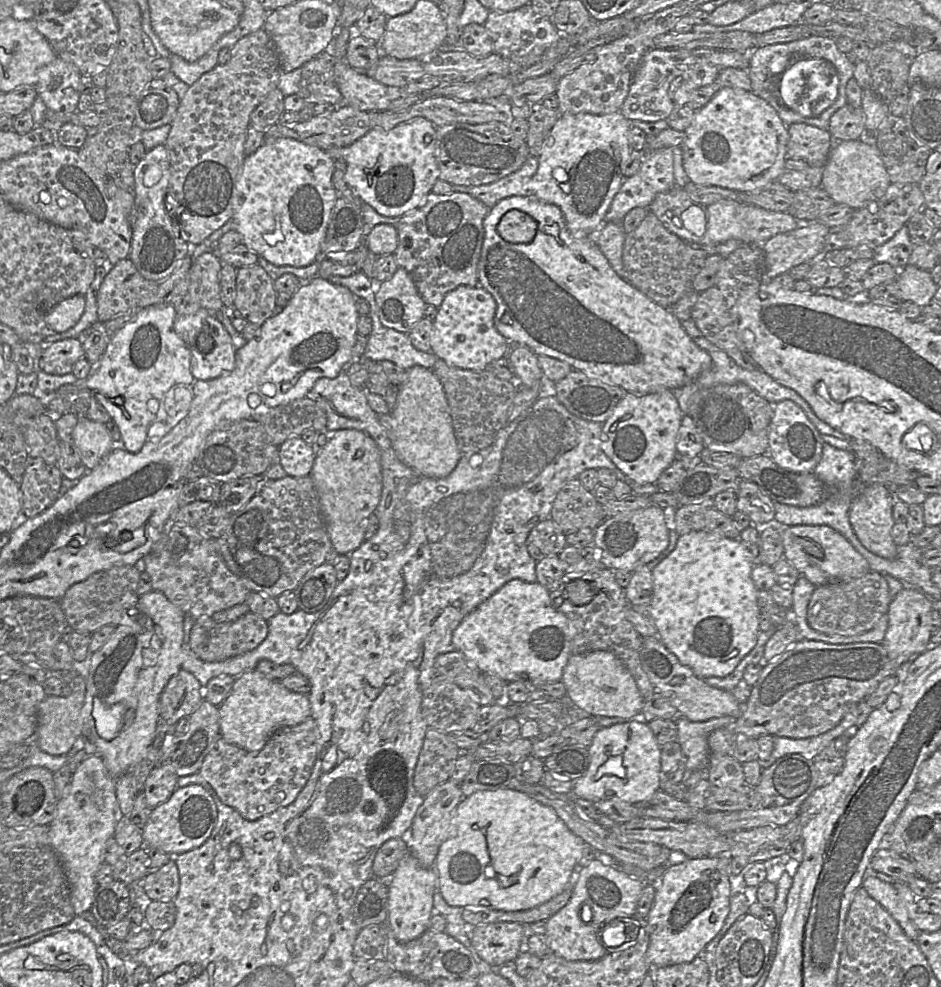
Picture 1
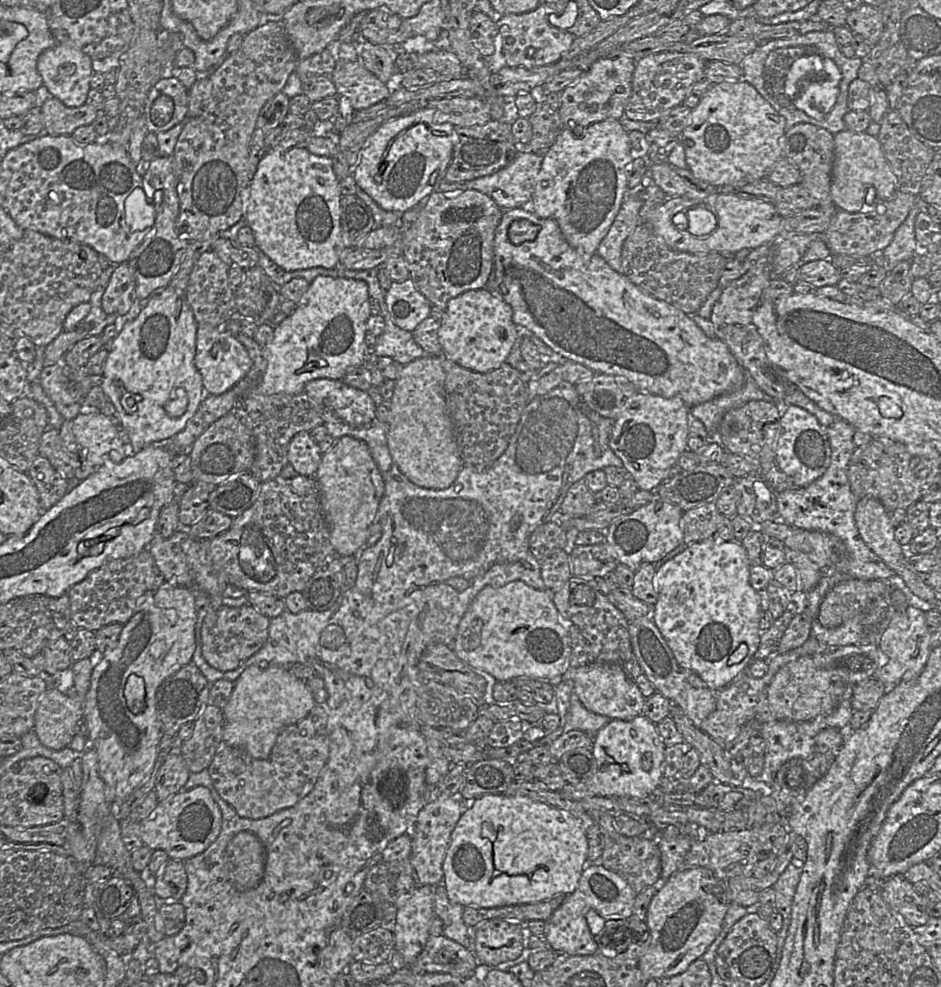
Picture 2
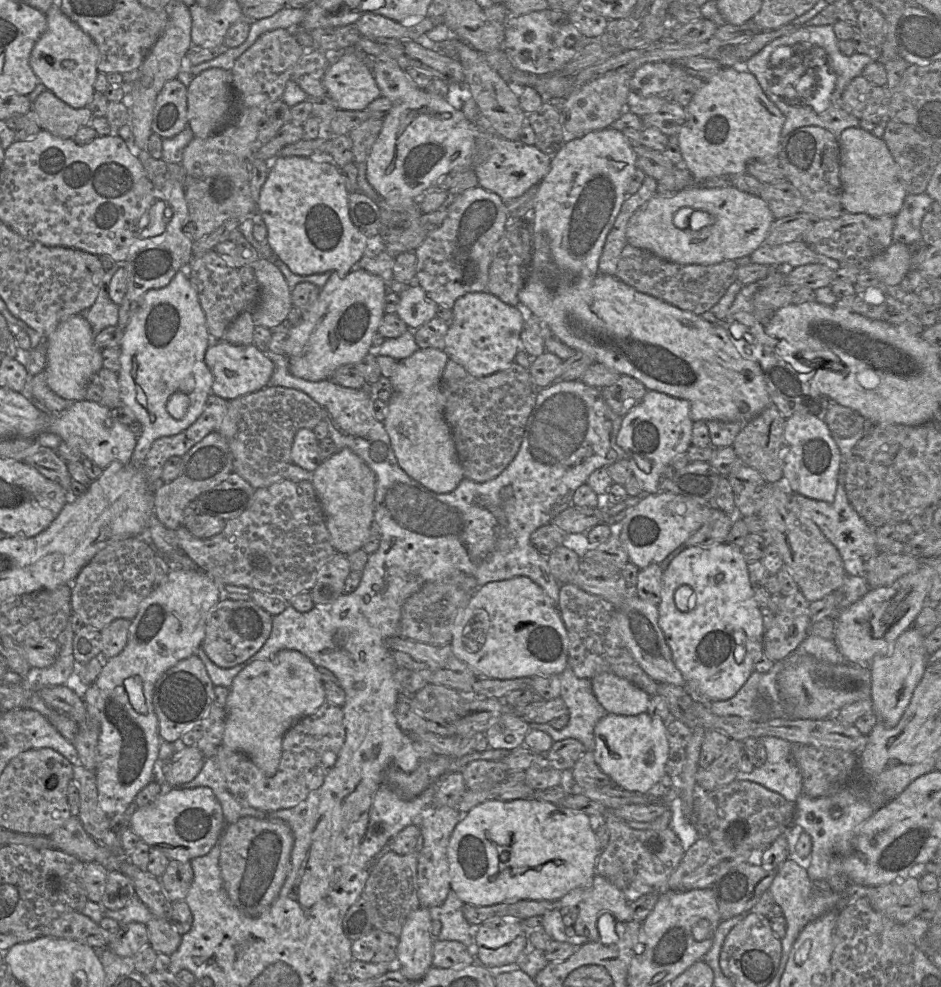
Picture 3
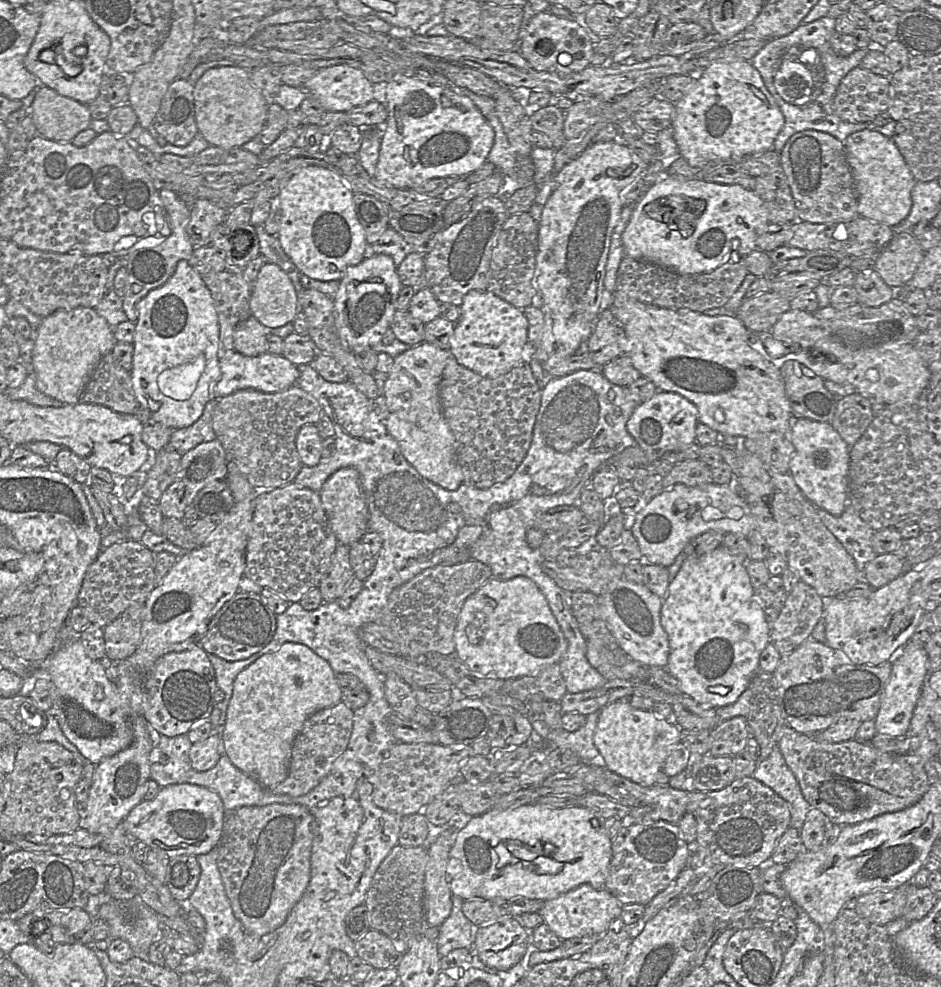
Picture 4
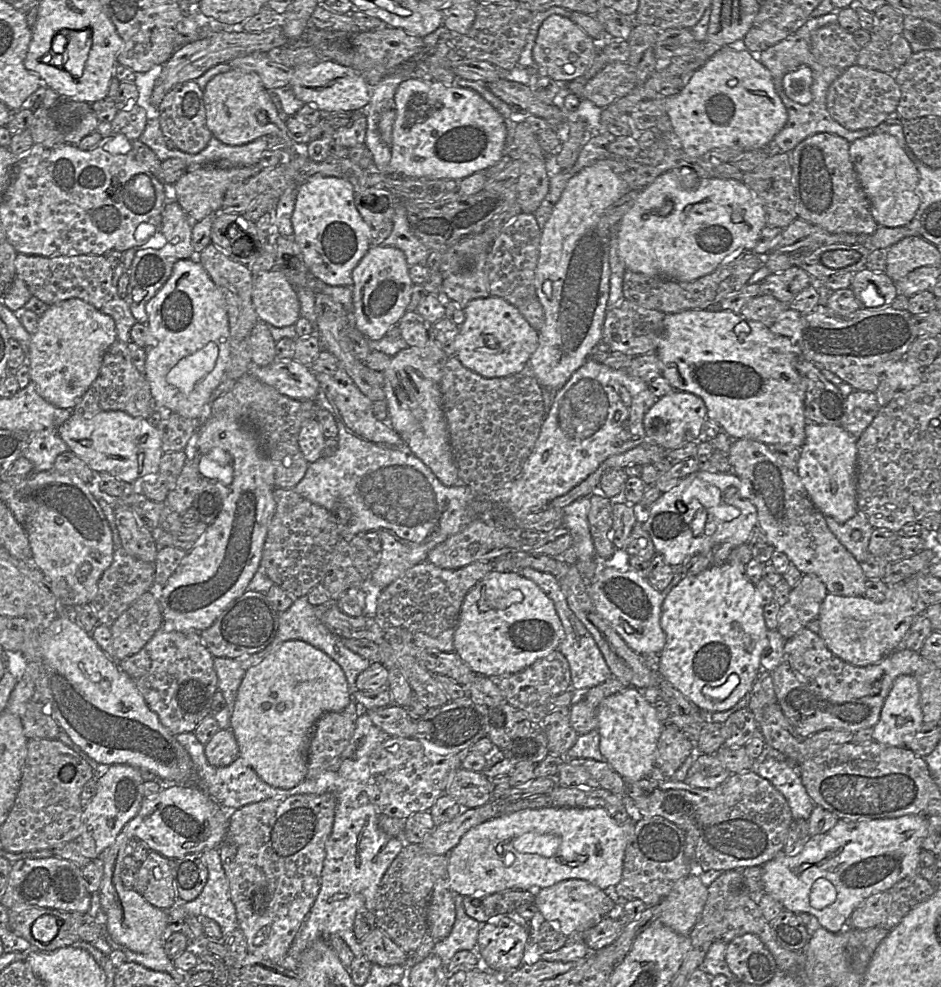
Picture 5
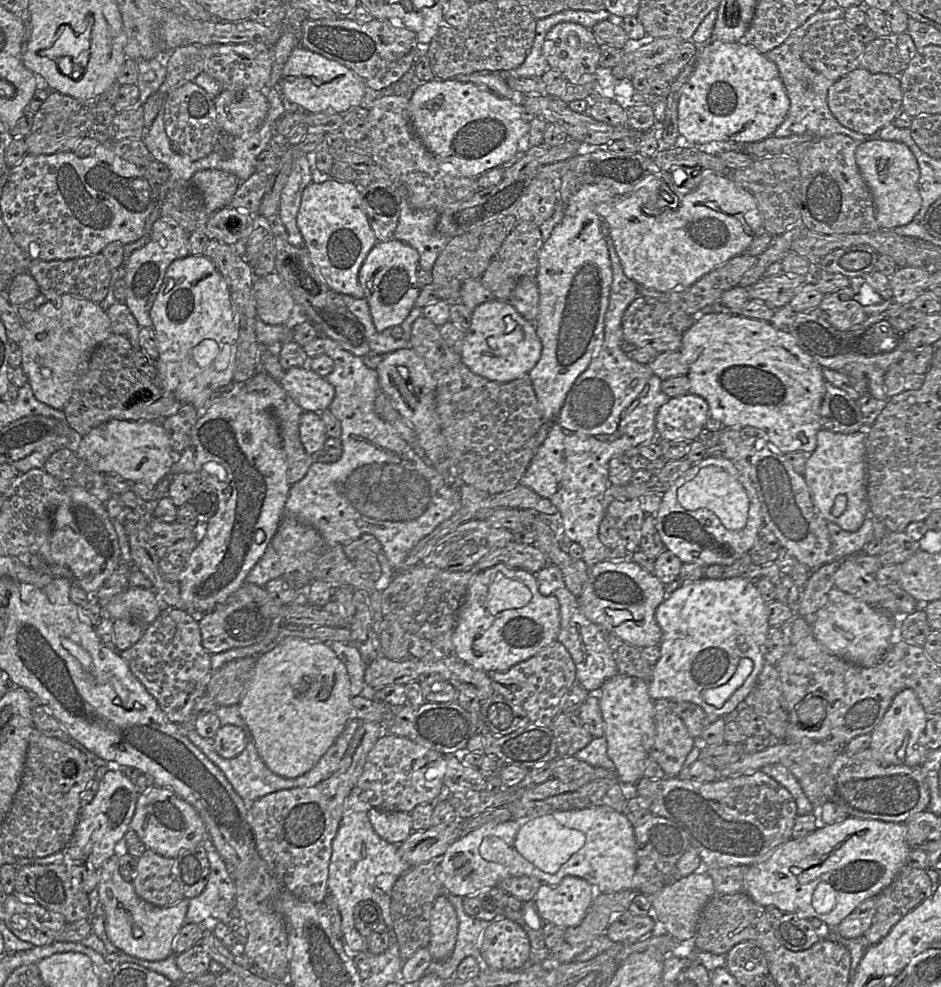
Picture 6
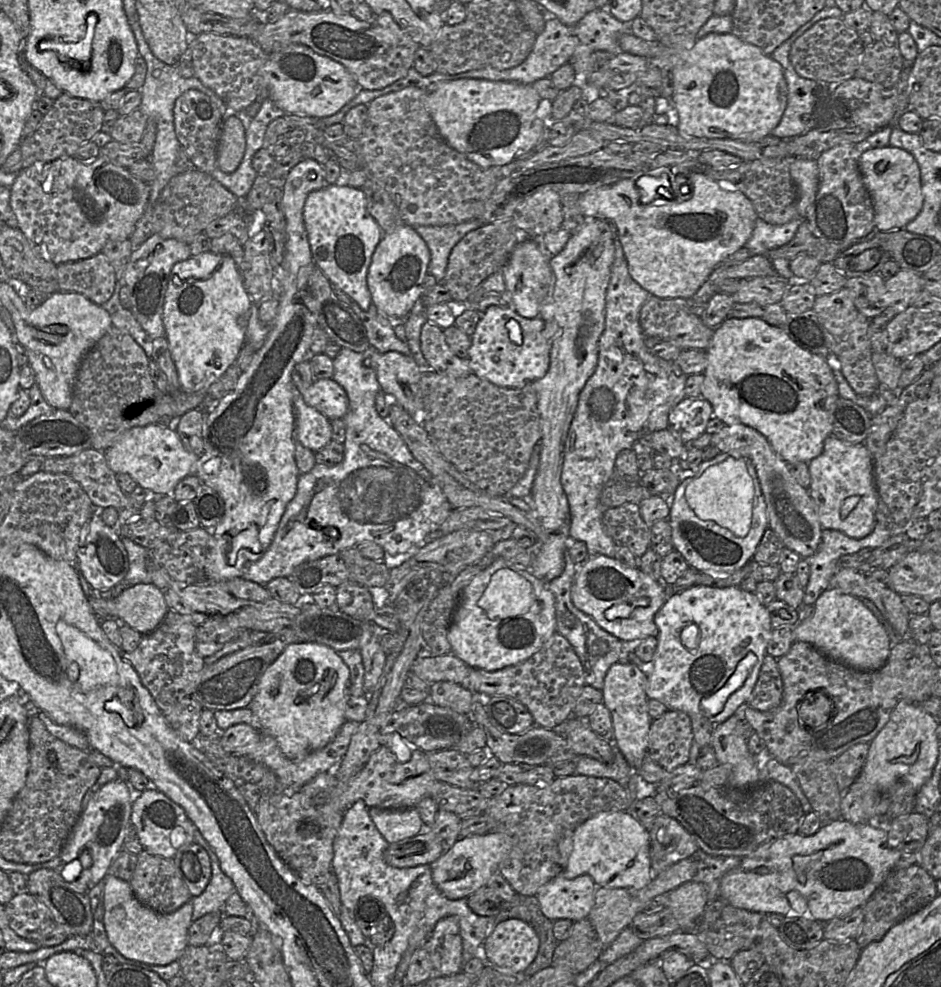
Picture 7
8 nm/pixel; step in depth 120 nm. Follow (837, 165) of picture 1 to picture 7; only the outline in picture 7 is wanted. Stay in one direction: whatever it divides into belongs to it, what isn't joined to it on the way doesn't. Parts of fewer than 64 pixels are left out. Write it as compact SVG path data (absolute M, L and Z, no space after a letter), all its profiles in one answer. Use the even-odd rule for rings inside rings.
M891 146L869 149L860 155L859 166L864 184L873 200L875 229L904 229L923 206L920 169L913 155Z

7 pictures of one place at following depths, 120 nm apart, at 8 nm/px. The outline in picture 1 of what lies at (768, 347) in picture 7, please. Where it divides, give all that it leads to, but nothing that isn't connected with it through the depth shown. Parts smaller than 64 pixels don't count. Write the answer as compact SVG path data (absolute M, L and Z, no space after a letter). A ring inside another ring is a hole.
M511 196L490 208L483 220L484 240L477 266L479 285L494 297L497 308L495 327L509 343L531 349L569 364L626 392L647 394L675 390L696 380L711 366L711 357L700 348L683 328L681 321L667 308L653 301L620 277L595 242L595 237L577 238L566 226L562 211L556 205L535 197ZM510 210L531 216L540 229L529 243L510 243L497 232L497 225ZM557 225L557 234L548 235L544 226Z

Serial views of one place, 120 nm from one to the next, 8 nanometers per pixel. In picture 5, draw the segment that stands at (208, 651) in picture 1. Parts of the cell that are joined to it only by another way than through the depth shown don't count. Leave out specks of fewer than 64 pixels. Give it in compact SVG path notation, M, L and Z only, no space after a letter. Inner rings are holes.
M247 590L232 601L209 628L200 632L201 639L213 657L246 657L273 642L279 628L279 614L265 593Z

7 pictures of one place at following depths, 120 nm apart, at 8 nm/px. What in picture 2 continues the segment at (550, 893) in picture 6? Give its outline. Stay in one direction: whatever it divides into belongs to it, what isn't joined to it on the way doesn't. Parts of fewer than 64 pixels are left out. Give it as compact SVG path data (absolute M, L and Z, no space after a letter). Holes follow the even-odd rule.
M599 860L590 861L582 871L575 891L567 894L561 905L546 920L544 937L548 947L558 954L570 956L597 953L599 947L590 932L587 913L593 910L605 920L629 918L633 915L636 895L628 882L617 873L599 864Z

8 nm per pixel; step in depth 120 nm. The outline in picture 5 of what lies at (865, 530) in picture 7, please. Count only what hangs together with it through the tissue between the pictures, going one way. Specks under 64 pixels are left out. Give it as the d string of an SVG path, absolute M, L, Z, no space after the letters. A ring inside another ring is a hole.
M808 422L805 442L795 472L801 479L814 506L824 515L844 523L858 511L857 505L857 439L837 425Z

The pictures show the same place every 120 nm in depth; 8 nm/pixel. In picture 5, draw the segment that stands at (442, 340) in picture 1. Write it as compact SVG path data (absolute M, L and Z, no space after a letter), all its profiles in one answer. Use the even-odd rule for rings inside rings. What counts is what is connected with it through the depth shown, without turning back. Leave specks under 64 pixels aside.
M489 296L469 301L463 309L465 319L455 338L455 356L462 365L484 378L507 377L520 372L538 347L539 332L522 316L518 308L501 297Z

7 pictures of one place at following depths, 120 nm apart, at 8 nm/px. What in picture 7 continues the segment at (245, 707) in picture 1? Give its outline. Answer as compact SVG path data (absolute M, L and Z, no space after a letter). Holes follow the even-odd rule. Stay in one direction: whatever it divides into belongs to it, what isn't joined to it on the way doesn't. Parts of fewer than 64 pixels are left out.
M298 642L288 645L279 657L267 668L248 708L250 708L254 715L258 717L262 727L269 733L269 735L277 741L281 751L288 759L302 760L309 753L325 747L333 740L341 726L346 722L345 709L350 696L350 670L338 655L337 651L319 643Z

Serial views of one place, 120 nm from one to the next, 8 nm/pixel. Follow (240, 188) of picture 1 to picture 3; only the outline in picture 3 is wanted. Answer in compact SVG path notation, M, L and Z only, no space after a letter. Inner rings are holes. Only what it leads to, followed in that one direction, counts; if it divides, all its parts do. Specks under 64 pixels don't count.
M277 156L269 165L267 179L260 192L257 212L268 230L267 243L278 259L301 276L338 272L346 275L356 268L367 248L368 239L351 221L348 191L335 163L315 162L309 157Z

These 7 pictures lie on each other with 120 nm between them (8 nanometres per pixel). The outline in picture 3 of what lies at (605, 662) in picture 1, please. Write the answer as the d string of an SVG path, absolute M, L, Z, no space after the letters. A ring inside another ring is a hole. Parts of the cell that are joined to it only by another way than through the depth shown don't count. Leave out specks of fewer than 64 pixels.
M611 673L590 680L595 697L608 713L634 716L648 711L651 696L628 680Z

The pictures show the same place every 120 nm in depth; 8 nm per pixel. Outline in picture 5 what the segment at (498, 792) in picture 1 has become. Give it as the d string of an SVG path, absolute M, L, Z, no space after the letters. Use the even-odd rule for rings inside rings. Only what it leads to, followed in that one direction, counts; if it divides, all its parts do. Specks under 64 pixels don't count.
M547 806L540 809L525 809L510 814L498 814L496 817L486 820L468 830L460 839L459 843L449 852L448 866L447 866L447 879L450 889L453 893L458 893L462 896L472 896L475 894L493 894L505 890L539 890L541 888L552 886L562 880L566 879L582 879L586 880L595 886L602 889L604 892L609 893L613 890L614 886L619 883L623 872L623 860L625 849L630 838L634 832L633 823L625 825L618 825L613 816L609 815L603 808L570 808L570 807L553 807ZM526 833L536 834L556 834L561 839L561 845L558 852L553 857L544 857L538 854L520 853L513 846L513 840Z

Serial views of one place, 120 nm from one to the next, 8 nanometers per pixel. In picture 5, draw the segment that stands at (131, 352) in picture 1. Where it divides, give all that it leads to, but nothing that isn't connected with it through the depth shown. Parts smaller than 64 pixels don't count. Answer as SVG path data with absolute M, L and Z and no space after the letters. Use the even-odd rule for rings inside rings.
M198 255L180 259L171 276L151 298L145 310L148 316L148 335L144 376L150 385L157 409L175 412L182 417L202 419L215 389L226 377L230 353L230 330L227 305L222 291L215 285L198 261Z

